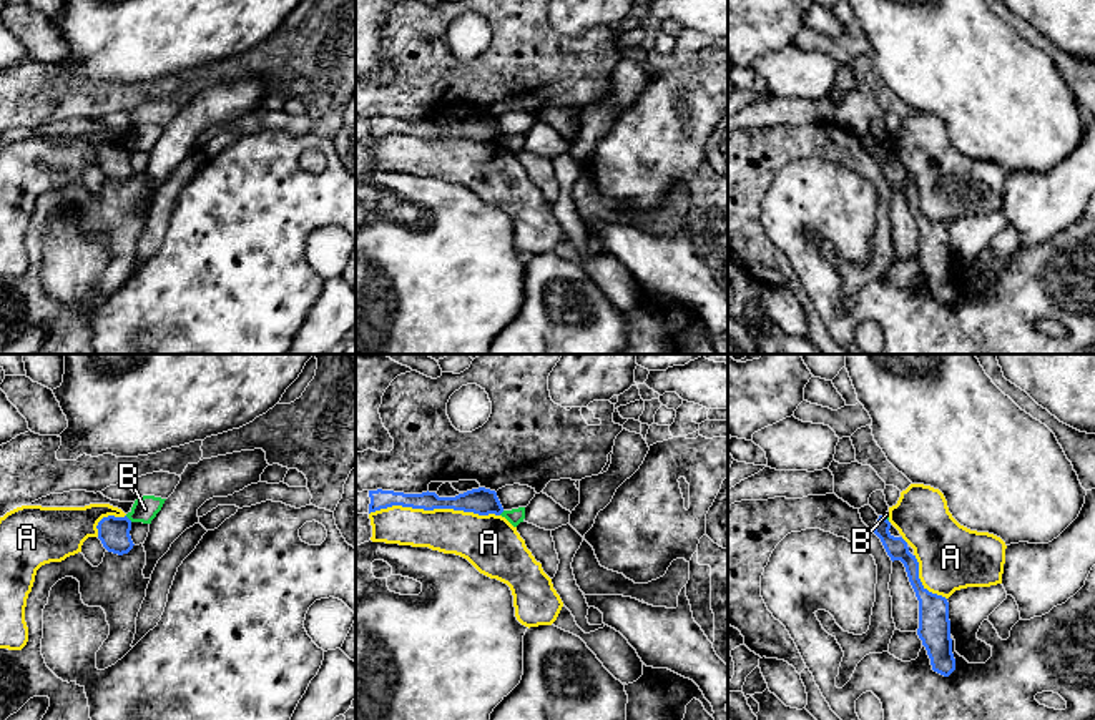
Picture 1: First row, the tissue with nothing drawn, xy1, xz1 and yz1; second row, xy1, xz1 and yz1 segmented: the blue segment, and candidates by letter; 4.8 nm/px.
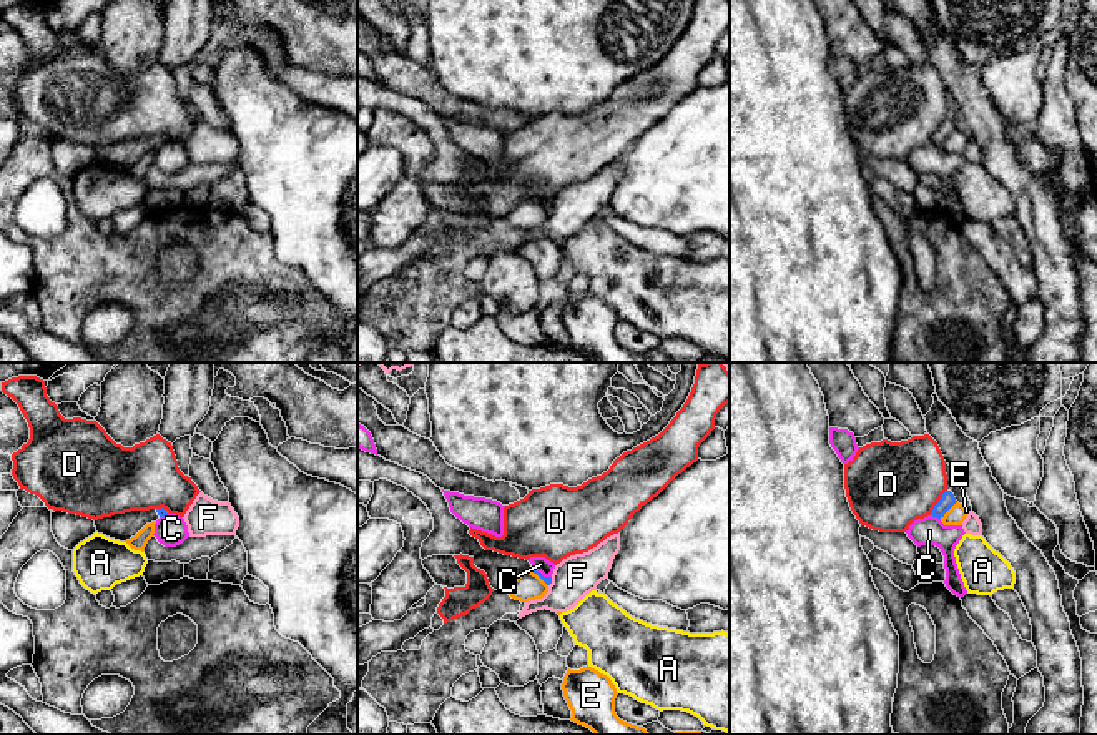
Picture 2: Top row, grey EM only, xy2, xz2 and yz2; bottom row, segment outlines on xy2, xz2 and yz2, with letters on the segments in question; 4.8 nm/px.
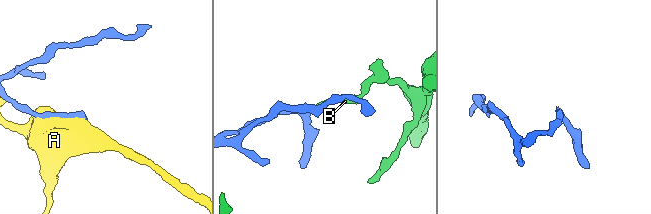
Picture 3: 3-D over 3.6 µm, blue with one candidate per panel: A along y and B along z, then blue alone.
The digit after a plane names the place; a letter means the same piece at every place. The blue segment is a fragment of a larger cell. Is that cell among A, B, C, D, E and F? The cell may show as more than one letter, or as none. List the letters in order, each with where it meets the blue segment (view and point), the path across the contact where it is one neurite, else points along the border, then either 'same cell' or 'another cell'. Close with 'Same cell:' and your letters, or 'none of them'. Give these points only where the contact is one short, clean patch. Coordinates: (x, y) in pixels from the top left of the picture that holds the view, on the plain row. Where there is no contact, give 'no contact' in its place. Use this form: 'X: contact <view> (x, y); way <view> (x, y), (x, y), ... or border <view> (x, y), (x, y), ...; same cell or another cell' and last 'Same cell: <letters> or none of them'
A: contact xz1 (434, 135); another cell
B: contact xy1 (127, 145); border xy1 (125, 143), (132, 148); another cell
C: contact yz2 (936, 143); border yz2 (931, 142), (939, 147); another cell
D: contact yz2 (938, 130); border yz2 (946, 117), (929, 142); another cell
E: contact yz2 (948, 137); border yz2 (956, 128), (939, 145); another cell
F: contact xz2 (550, 210); border xz2 (552, 205), (549, 213); another cell
Same cell: none of them

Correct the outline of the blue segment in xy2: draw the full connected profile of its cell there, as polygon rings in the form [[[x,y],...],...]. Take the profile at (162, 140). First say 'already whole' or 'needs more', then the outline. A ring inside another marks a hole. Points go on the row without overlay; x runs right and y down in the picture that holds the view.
needs more; [[[163,135],[150,138],[131,138],[98,146],[95,148],[95,155],[98,161],[126,170],[135,165],[146,151],[156,150],[165,143],[168,143],[168,138]]]

